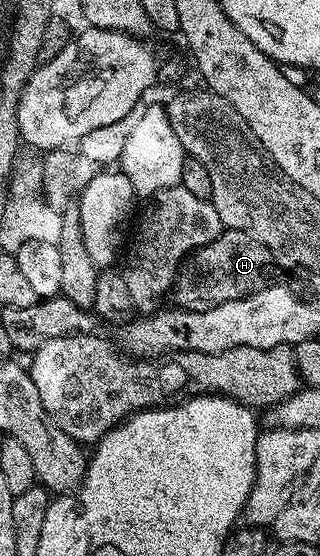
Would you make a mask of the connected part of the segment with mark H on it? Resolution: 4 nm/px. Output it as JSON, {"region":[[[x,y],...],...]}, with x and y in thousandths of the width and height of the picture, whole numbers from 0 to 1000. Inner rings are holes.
{"region":[[[722,410],[691,415],[666,435],[578,462],[538,514],[534,532],[553,538],[556,556],[584,561],[659,558],[697,543],[744,540],[838,518],[869,502],[866,489],[869,477],[822,435],[784,421]]]}

